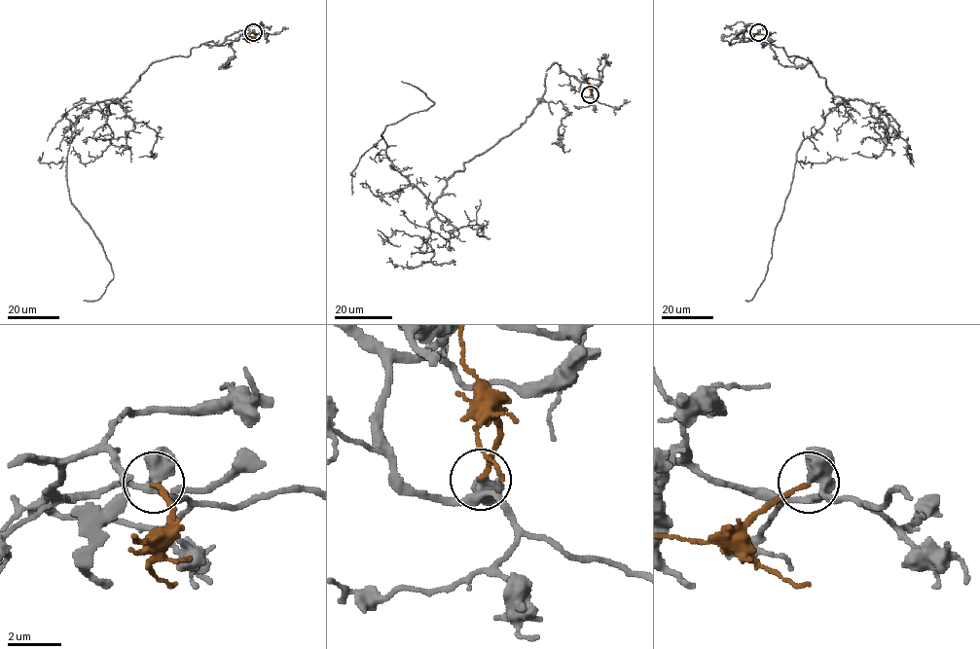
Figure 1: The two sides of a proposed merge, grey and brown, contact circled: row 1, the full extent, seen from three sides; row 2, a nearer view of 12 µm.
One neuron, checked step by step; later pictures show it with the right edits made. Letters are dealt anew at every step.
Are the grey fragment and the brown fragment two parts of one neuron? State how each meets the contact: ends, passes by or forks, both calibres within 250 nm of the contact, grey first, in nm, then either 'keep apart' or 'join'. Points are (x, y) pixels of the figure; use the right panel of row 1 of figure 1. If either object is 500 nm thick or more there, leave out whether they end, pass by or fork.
grey forks there; brown ends there; 400 nm thick on the grey side, 170 nm on the other; keep apart

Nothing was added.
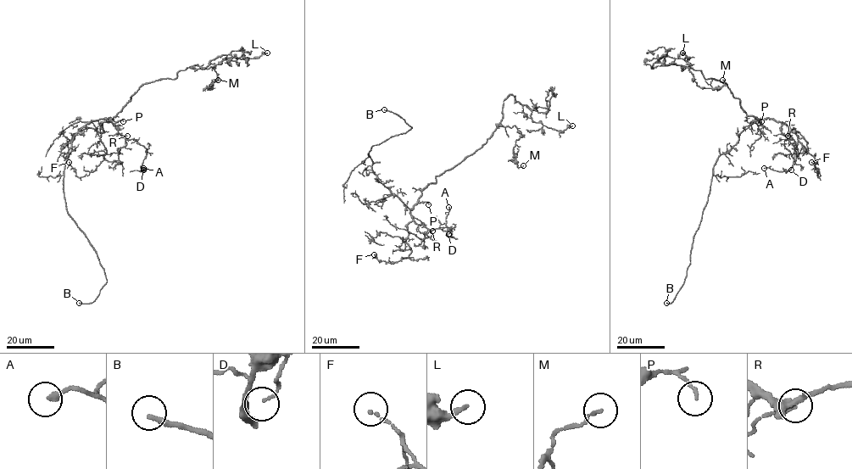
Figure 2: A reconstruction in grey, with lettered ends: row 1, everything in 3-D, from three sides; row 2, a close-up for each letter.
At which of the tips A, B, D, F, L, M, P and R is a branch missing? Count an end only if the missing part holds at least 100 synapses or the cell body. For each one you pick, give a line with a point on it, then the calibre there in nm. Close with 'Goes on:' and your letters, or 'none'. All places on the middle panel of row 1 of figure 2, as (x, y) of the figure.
B: Place: (384, 109). Thickness 200 nm
Goes on: B

